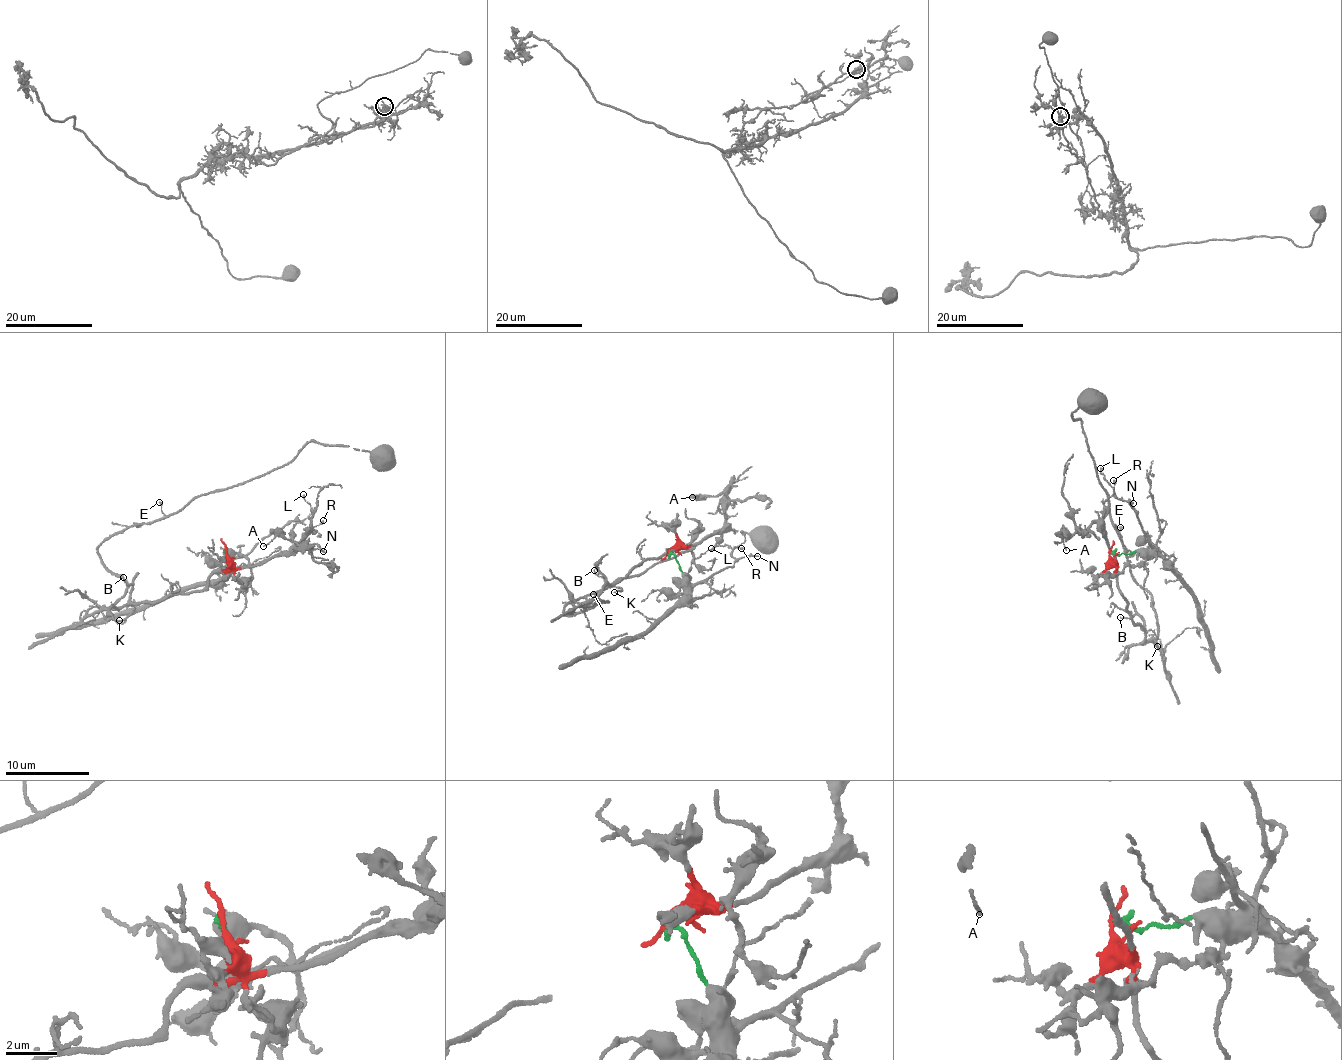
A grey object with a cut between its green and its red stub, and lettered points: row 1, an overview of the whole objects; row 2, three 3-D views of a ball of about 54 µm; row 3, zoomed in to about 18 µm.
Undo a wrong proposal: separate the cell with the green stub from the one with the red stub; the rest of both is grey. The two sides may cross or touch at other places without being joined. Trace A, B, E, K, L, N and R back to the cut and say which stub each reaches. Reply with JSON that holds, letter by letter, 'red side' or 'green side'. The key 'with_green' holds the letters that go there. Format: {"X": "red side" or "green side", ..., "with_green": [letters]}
{"A": "red side", "B": "red side", "E": "red side", "K": "red side", "L": "green side", "N": "green side", "R": "green side", "with_green": ["L", "N", "R"]}

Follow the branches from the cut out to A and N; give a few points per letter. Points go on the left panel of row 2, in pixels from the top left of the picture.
A: (225, 551), (234, 567), (251, 567), (283, 555), (294, 546), (300, 549), (277, 534), (263, 546)
N: (225, 551), (226, 562), (236, 569), (253, 567), (307, 544), (318, 544), (323, 551)

